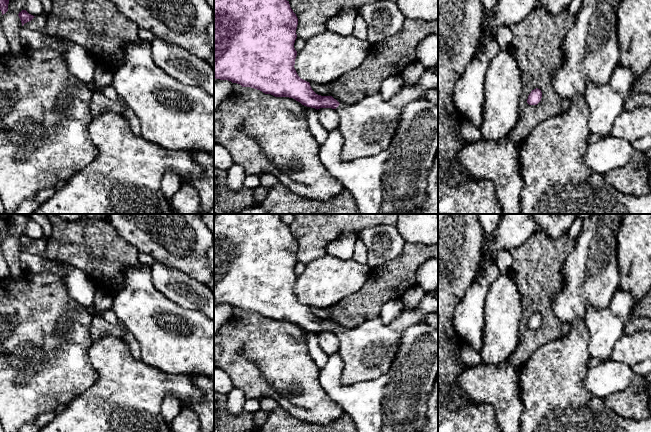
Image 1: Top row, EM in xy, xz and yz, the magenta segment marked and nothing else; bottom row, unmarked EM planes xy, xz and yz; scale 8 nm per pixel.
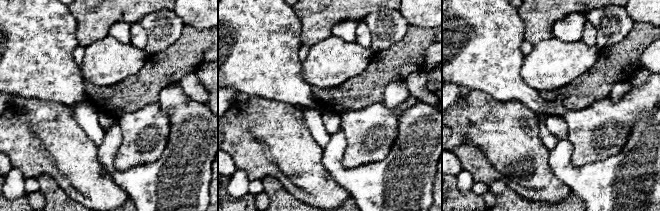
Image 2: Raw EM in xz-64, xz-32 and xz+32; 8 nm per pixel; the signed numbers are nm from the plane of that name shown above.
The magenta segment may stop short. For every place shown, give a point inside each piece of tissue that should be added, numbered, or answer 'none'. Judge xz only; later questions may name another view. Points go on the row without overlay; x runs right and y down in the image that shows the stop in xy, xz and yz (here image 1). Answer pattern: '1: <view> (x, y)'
1: xz (367, 351)

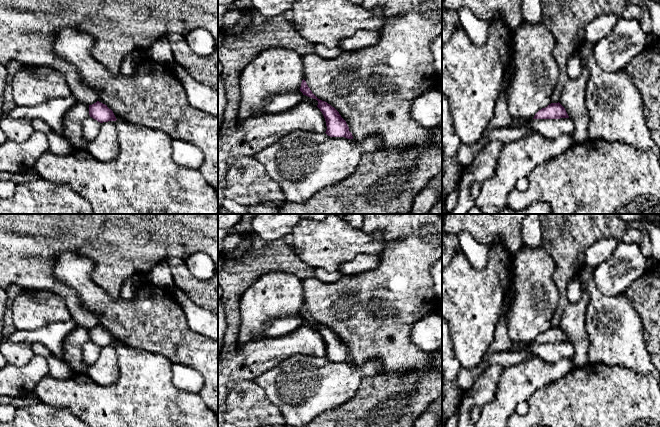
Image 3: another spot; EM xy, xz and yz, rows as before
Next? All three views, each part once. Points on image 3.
none

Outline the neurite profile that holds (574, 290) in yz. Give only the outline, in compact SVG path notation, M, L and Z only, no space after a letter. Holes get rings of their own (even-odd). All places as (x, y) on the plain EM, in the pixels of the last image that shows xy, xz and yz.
M578 274L571 281L569 281L566 289L566 296L568 298L569 303L578 302L581 299L582 293L583 288Z

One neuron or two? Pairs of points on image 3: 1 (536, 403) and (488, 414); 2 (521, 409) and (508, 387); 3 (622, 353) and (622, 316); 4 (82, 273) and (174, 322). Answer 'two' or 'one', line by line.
1: two
2: two
3: one
4: one

